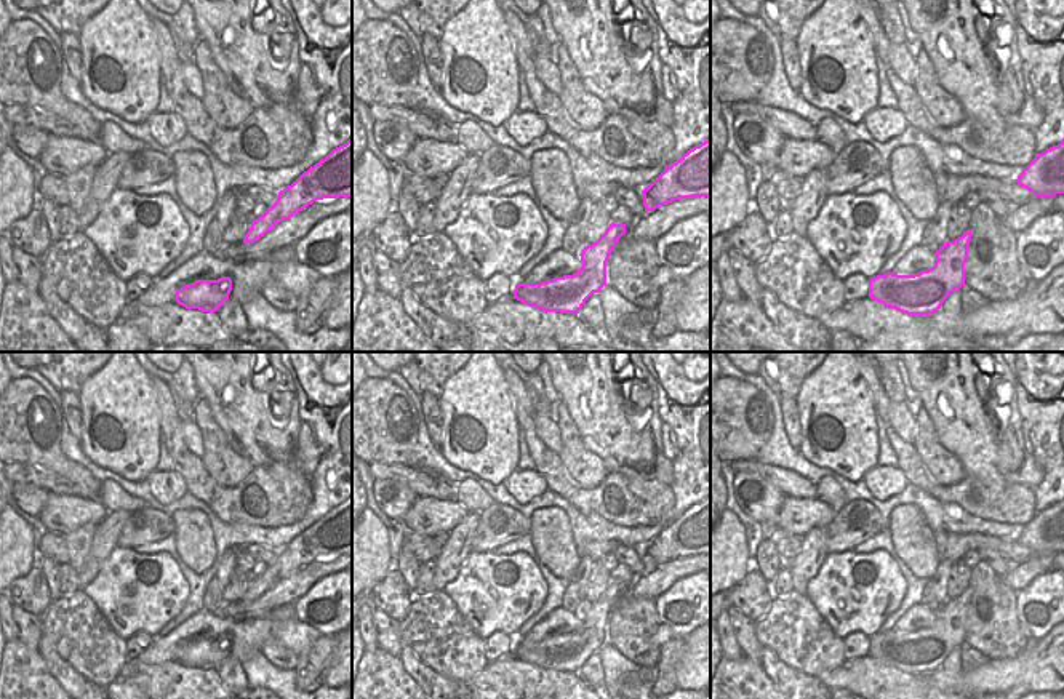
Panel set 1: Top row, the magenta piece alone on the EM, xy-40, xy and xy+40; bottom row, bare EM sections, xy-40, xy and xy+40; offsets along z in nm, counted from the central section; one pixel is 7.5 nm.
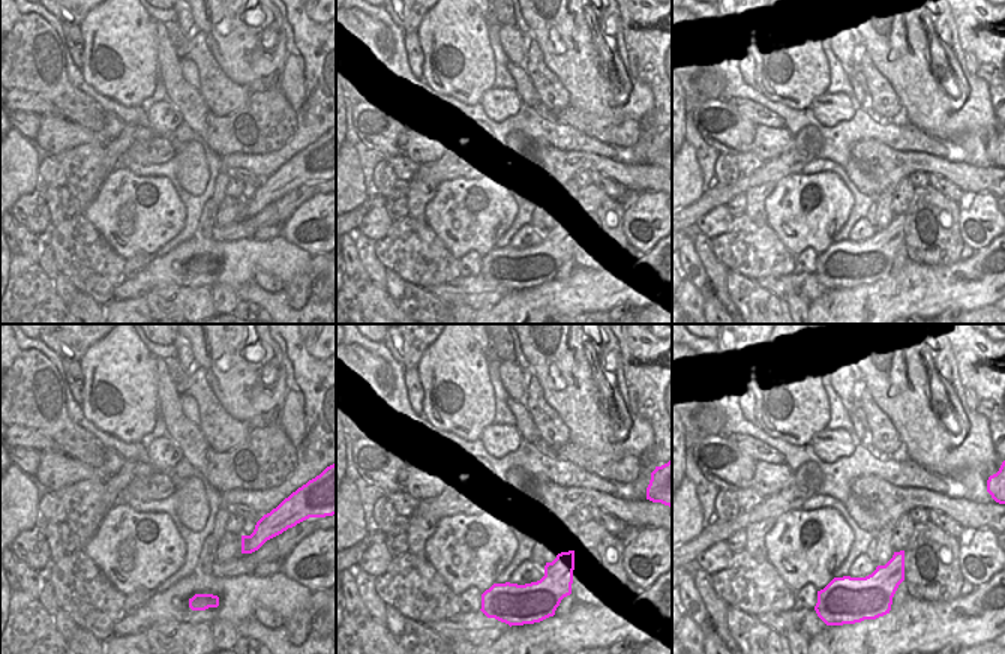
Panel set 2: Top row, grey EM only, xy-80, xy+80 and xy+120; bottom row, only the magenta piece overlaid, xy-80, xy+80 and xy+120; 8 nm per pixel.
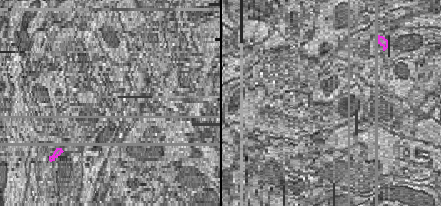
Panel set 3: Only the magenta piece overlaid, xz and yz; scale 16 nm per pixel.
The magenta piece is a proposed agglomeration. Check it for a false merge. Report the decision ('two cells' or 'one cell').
one cell

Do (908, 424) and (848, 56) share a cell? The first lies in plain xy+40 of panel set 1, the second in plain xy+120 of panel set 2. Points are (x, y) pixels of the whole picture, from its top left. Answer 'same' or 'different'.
same

